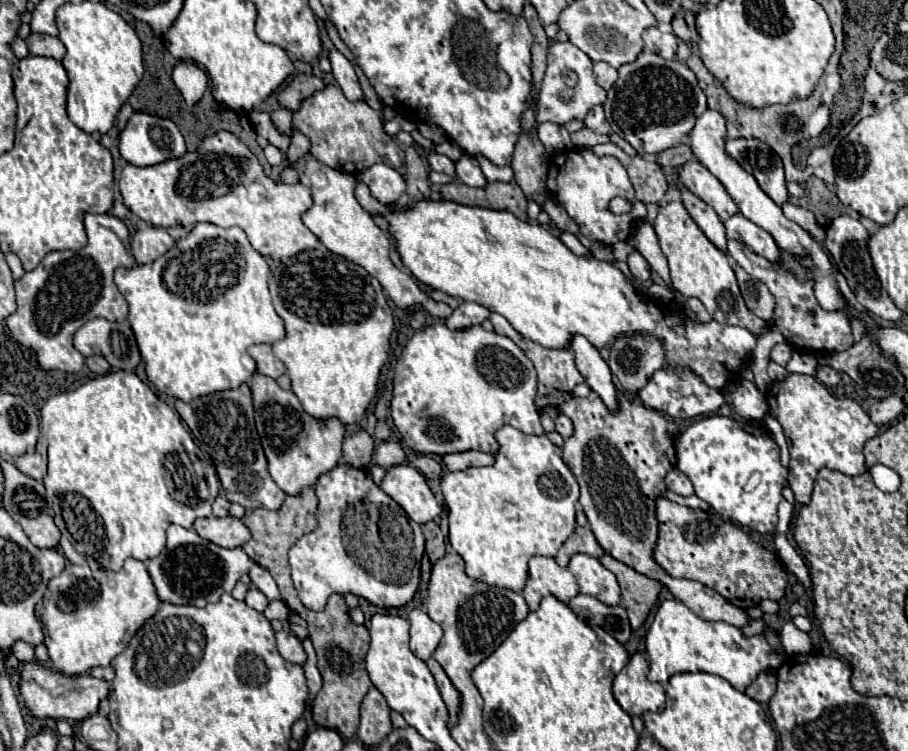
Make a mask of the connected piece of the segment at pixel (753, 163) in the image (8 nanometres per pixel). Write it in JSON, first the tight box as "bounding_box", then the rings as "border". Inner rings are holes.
{"bounding_box":[725,138,787,202],"border":[[[735,138],[725,142],[725,152],[751,176],[755,176],[759,188],[775,202],[787,202],[787,186],[781,158],[761,140]]]}

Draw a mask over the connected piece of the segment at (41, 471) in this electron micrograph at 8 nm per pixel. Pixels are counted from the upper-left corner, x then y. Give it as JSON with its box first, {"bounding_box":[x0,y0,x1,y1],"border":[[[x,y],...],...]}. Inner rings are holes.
{"bounding_box":[15,452,47,480],"border":[[[27,452],[27,454],[19,456],[17,462],[15,462],[15,466],[17,466],[23,474],[27,474],[27,476],[31,476],[31,478],[35,478],[35,480],[41,480],[41,478],[45,476],[45,472],[47,472],[47,462],[45,462],[43,456],[37,454],[37,452]]]}

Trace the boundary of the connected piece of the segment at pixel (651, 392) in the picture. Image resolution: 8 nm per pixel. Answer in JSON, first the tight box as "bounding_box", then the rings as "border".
{"bounding_box":[639,368,725,420],"border":[[[661,368],[653,374],[653,378],[647,382],[647,386],[639,392],[641,402],[647,408],[653,408],[661,414],[667,414],[669,418],[677,420],[685,420],[685,418],[695,418],[695,416],[703,416],[703,414],[711,414],[715,412],[721,404],[725,404],[725,398],[721,392],[705,386],[693,372],[685,370],[685,368]]]}

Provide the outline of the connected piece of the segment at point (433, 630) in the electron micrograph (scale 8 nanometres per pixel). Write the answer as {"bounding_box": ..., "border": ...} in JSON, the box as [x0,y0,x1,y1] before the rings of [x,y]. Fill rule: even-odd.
{"bounding_box":[407,608,443,660],"border":[[[415,608],[407,620],[411,624],[411,652],[421,660],[431,658],[443,636],[441,626],[435,624],[421,608]]]}

